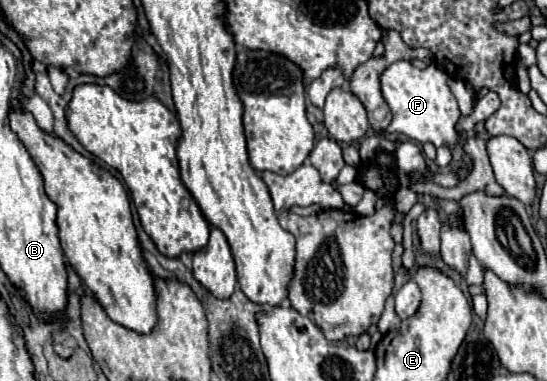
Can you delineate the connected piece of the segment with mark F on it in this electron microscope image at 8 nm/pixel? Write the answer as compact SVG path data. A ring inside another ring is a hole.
M396 61L382 73L382 95L392 109L392 123L388 127L390 133L402 133L418 143L432 143L434 147L448 147L460 143L460 133L456 129L462 113L458 109L458 101L452 95L448 83L448 75L438 65L428 65L426 69L416 69L410 61Z

